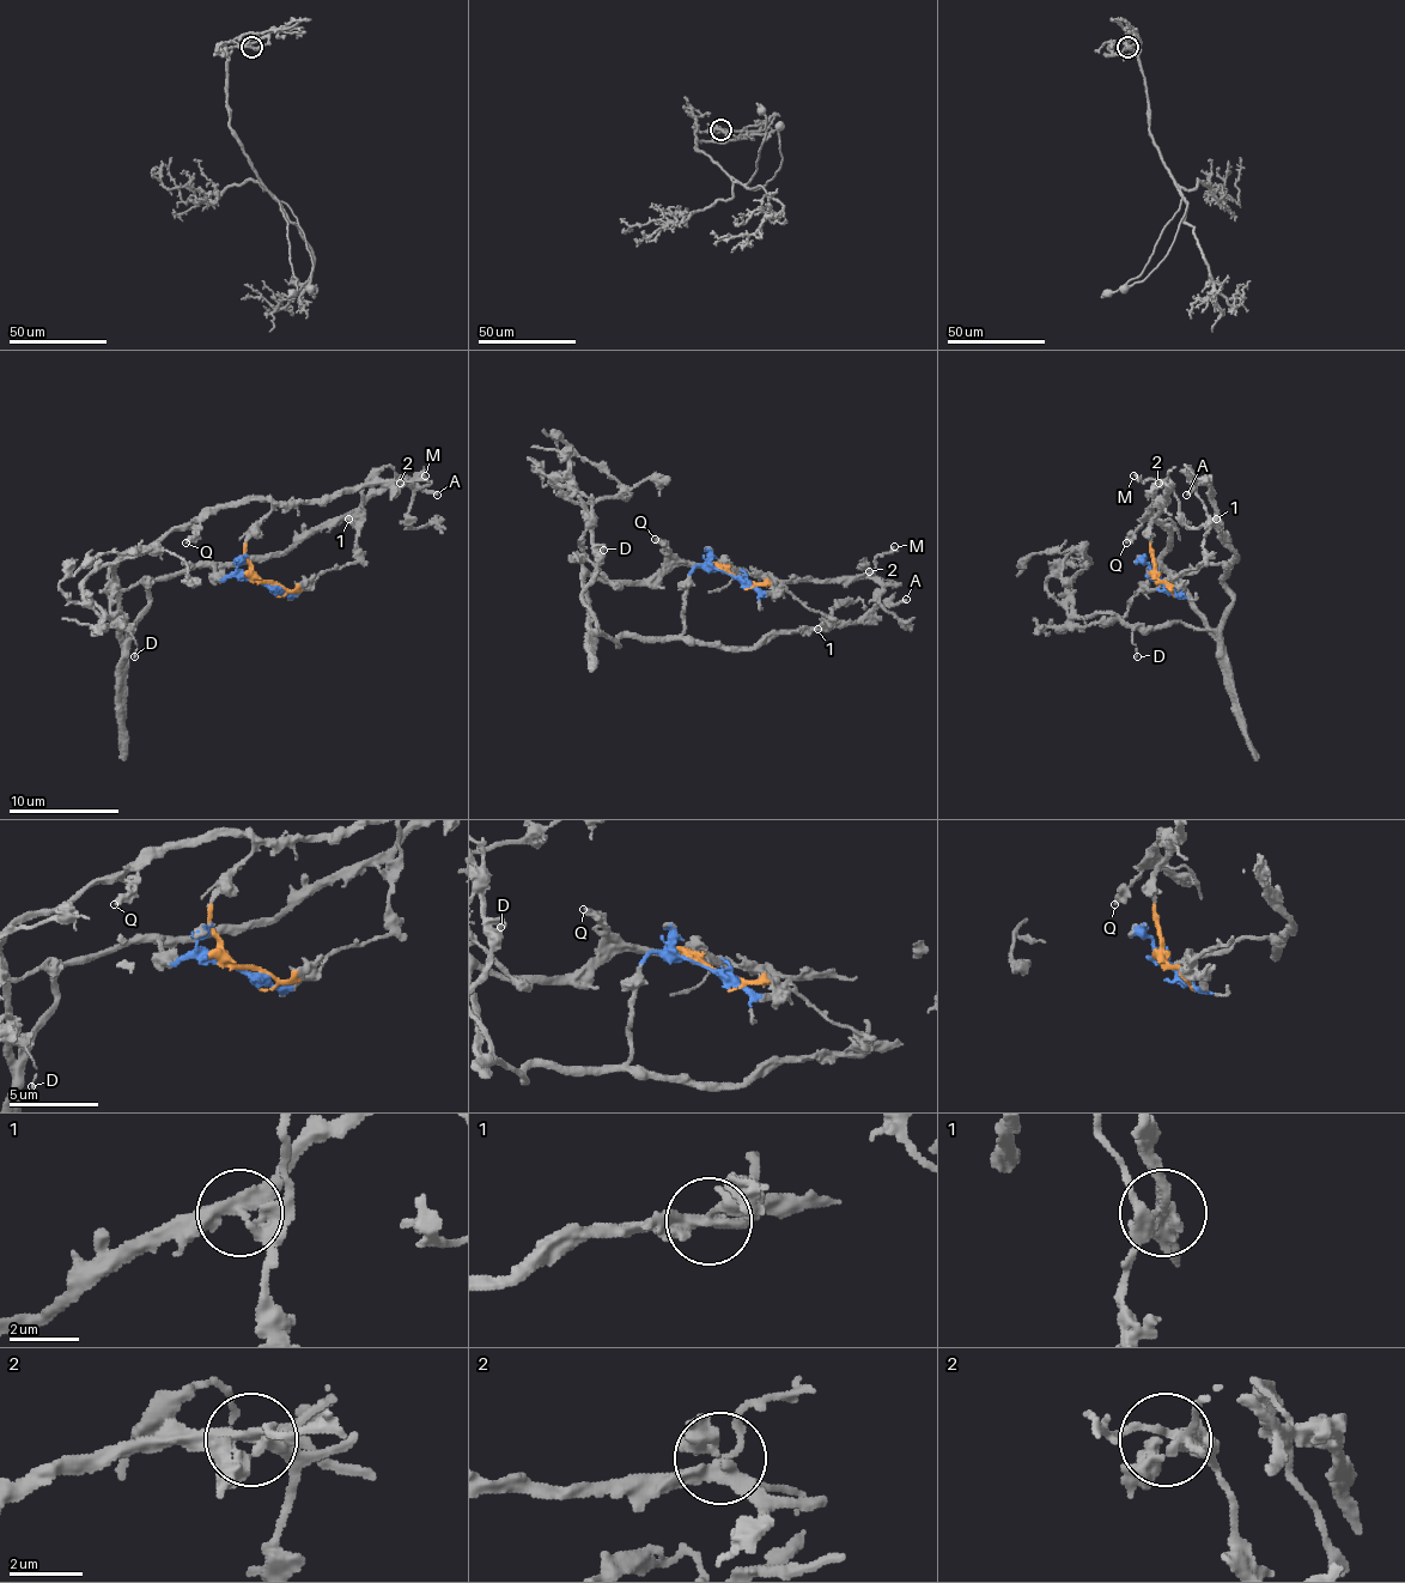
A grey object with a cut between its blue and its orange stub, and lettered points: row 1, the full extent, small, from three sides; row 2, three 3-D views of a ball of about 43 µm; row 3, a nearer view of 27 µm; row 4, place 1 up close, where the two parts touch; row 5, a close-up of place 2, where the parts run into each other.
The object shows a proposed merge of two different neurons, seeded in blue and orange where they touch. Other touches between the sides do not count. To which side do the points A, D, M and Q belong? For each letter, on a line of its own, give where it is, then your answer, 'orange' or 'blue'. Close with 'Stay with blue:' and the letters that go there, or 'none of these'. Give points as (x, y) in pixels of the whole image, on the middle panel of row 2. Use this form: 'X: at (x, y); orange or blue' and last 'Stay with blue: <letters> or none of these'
A: at (906, 599); blue
D: at (603, 550); blue
M: at (894, 546); orange
Q: at (655, 539); orange
Stay with blue: A, D

